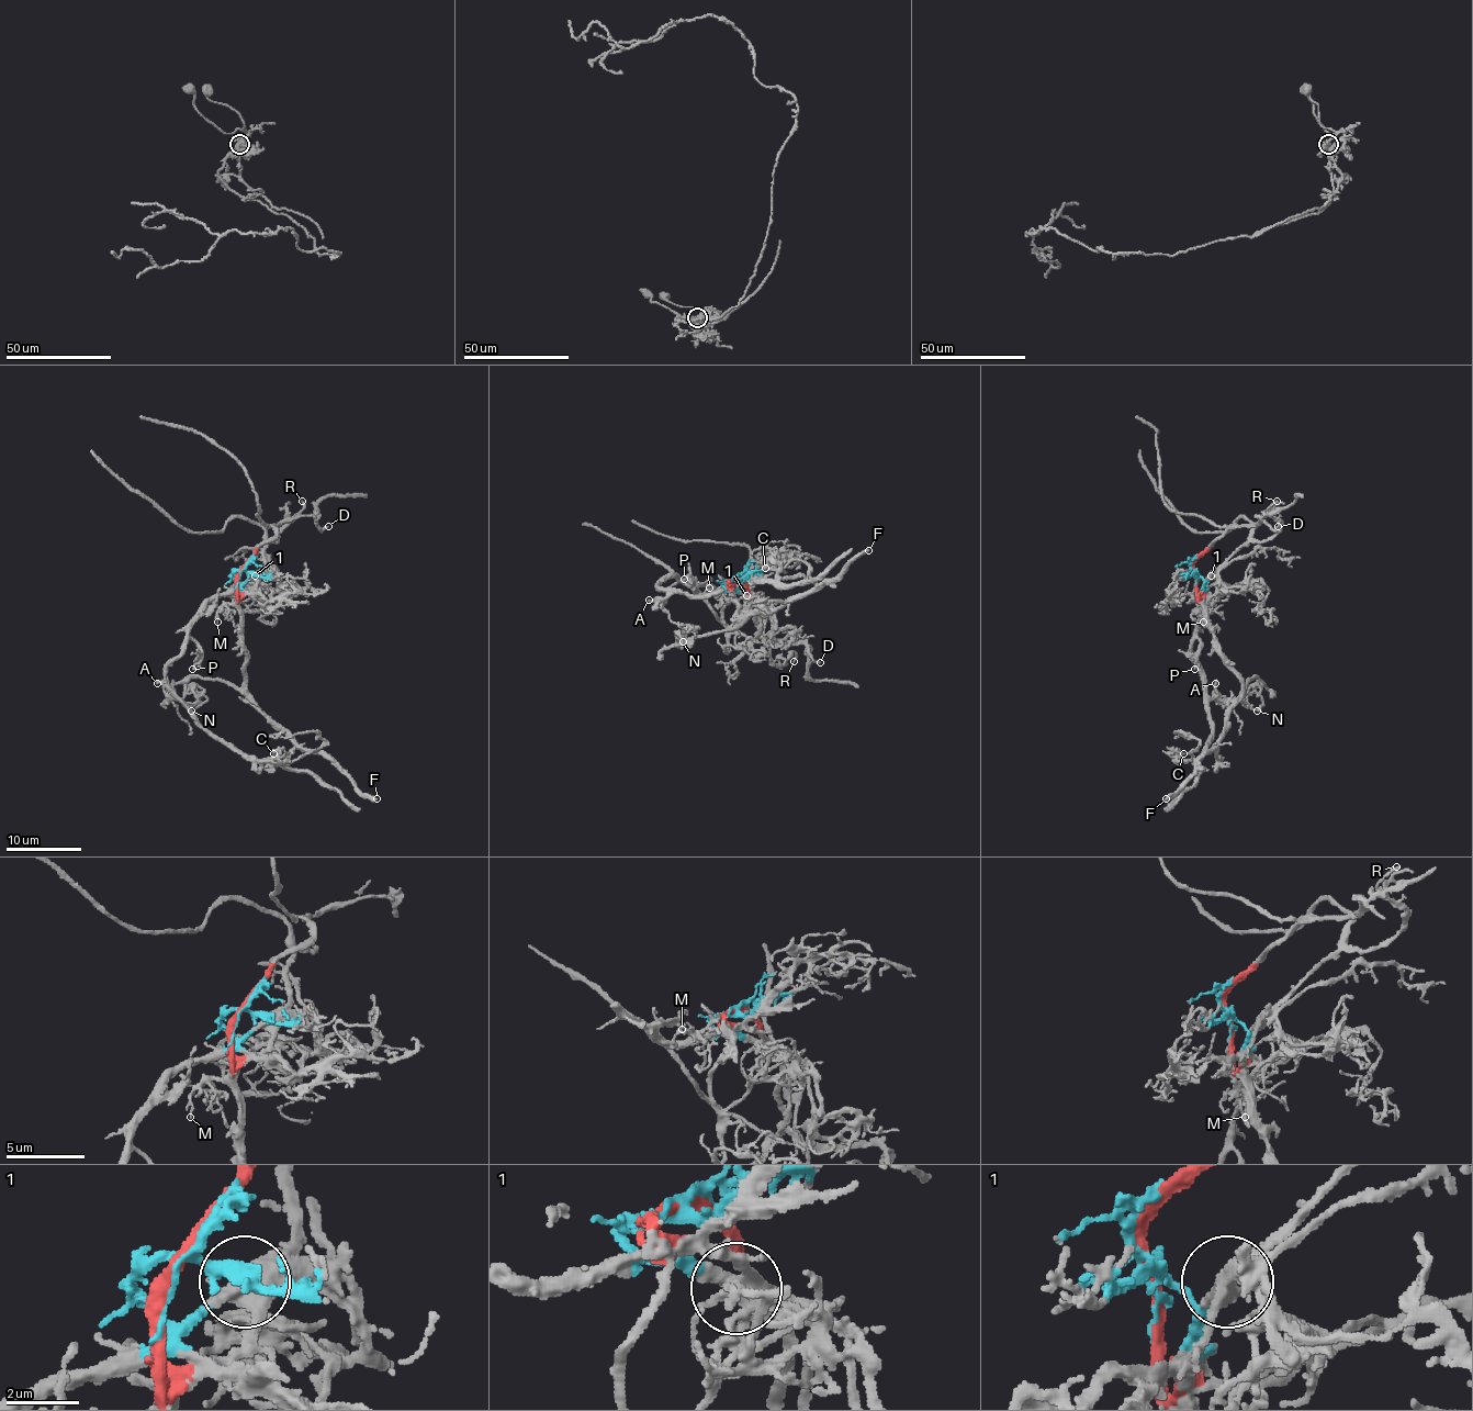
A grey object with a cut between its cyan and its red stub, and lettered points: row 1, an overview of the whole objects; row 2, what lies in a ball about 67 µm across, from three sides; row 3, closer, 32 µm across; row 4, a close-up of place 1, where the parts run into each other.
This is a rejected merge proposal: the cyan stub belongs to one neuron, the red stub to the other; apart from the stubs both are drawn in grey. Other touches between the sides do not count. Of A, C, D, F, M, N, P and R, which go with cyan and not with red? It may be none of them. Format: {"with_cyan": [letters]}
{"with_cyan": ["A", "C", "P", "R"]}

